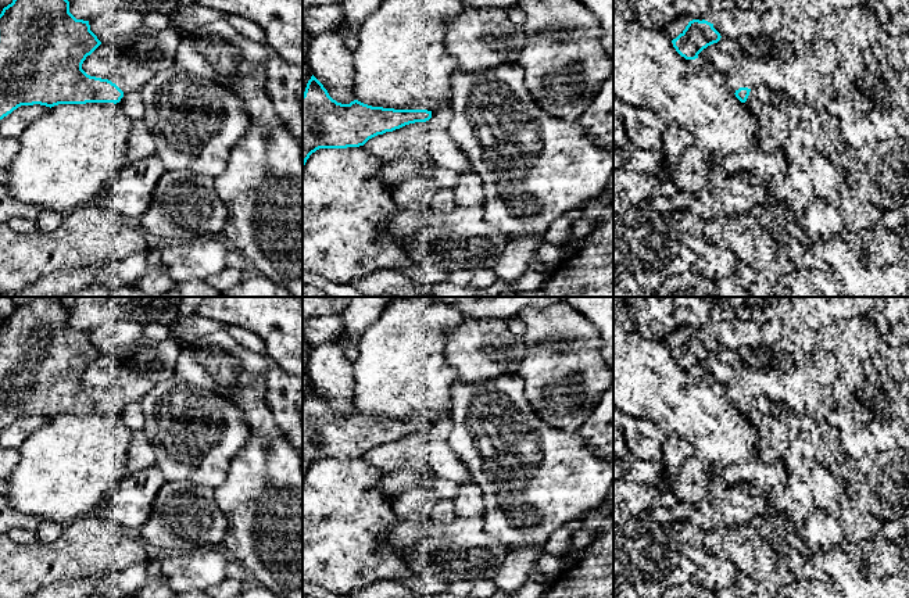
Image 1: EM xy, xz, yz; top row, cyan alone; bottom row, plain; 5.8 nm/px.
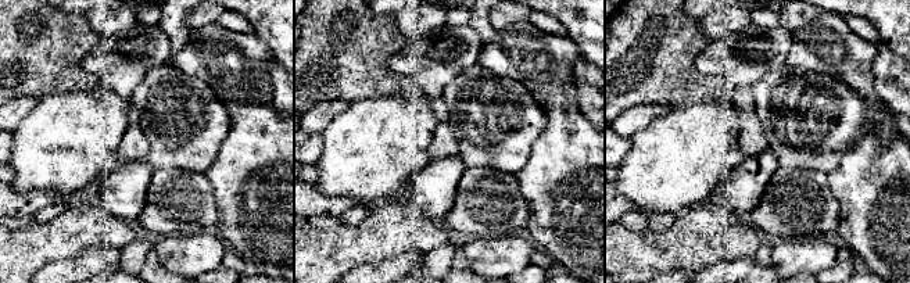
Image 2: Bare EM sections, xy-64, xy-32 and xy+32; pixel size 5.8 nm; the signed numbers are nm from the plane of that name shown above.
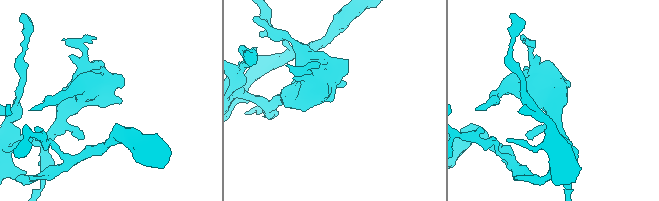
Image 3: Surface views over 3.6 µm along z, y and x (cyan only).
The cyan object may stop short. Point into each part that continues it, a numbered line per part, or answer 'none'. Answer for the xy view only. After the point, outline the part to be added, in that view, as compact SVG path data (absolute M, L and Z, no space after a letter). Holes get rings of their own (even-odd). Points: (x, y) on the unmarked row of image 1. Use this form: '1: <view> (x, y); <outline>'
1: xy (138, 422); M137 402L124 404L122 409L126 415L132 416L130 419L128 419L128 425L132 430L144 430L146 418L140 408L140 404Z

